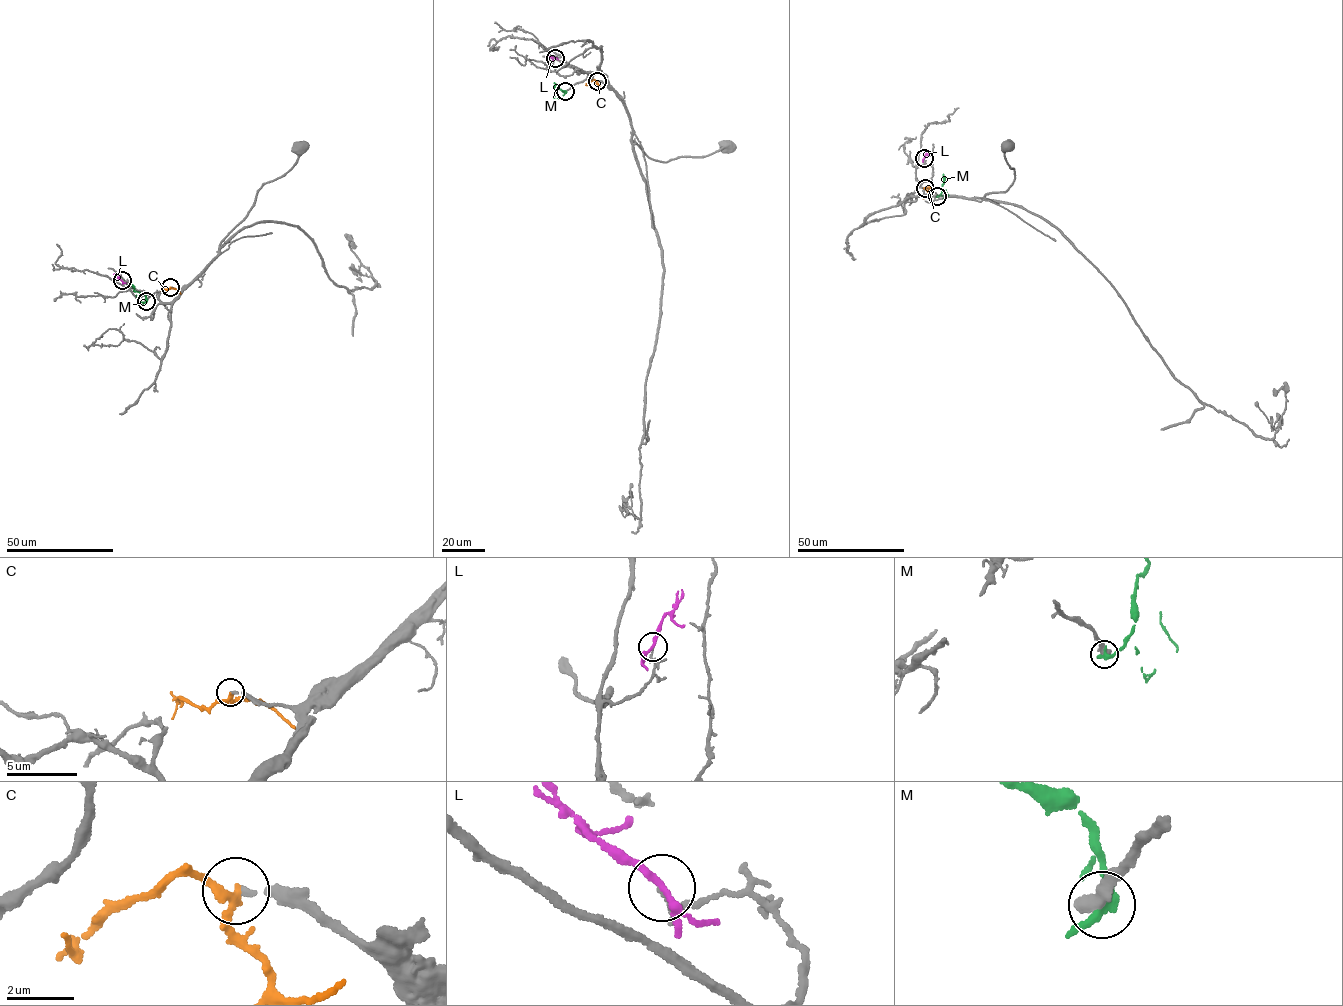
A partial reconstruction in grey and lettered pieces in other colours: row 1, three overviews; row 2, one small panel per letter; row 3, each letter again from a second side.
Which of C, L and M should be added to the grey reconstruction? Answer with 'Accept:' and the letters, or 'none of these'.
Accept: C

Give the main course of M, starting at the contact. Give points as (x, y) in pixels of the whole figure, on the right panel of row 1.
M: (937, 196), (944, 183), (943, 174)

